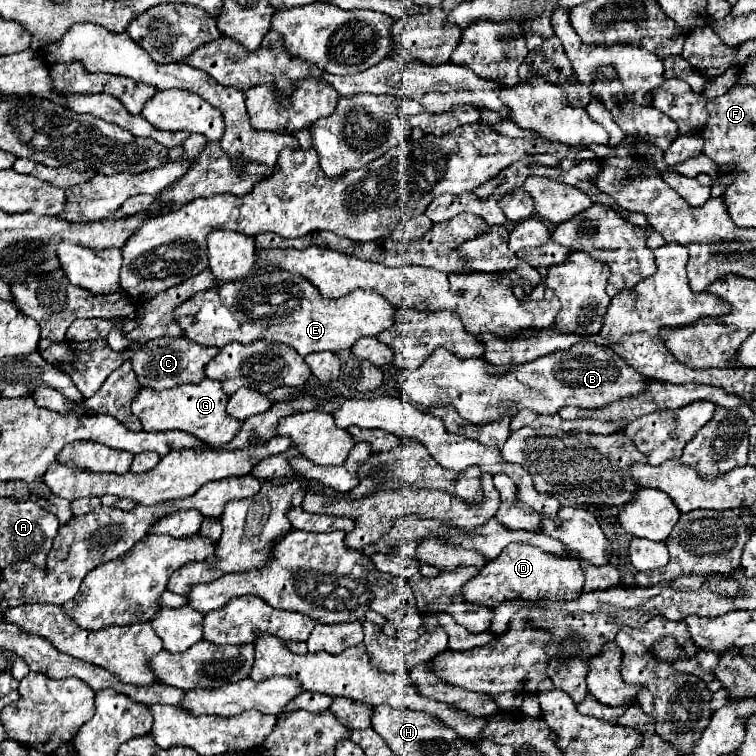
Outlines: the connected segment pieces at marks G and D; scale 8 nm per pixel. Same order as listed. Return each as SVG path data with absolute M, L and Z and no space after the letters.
M204 378L200 384L184 384L170 390L140 390L132 402L132 412L140 418L144 430L182 430L212 448L220 448L230 442L242 428L242 422L226 412L230 396L222 390L218 380Z
M510 544L498 558L486 564L480 570L480 574L464 586L464 596L472 604L492 608L500 602L512 602L512 600L530 600L530 602L574 600L582 594L582 588L584 588L584 574L576 558L548 554L528 544Z

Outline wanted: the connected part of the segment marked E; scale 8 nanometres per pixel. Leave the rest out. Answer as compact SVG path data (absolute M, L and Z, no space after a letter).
M256 270L240 282L220 282L208 292L198 292L180 308L176 318L186 338L200 346L222 348L230 342L250 344L254 340L280 342L296 348L300 356L312 352L350 350L358 338L376 336L396 322L396 306L374 290L354 290L352 294L330 300L320 296L300 274L286 270Z

